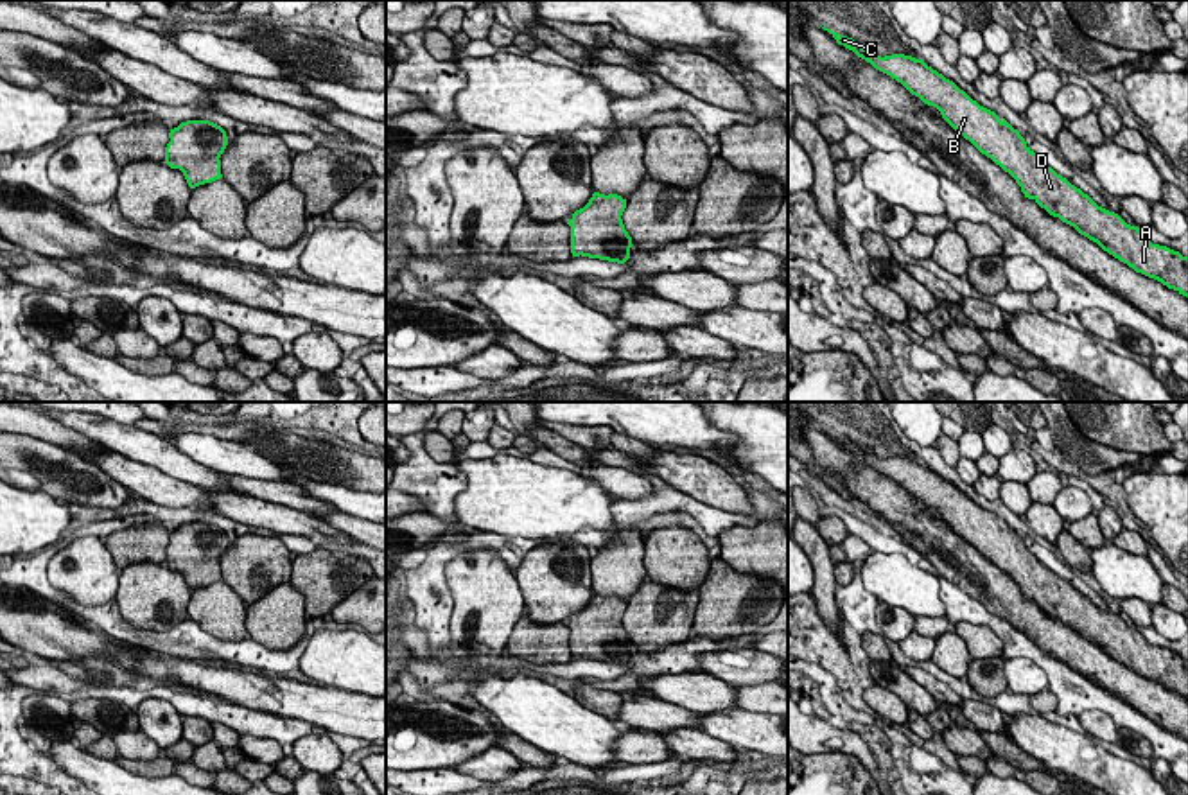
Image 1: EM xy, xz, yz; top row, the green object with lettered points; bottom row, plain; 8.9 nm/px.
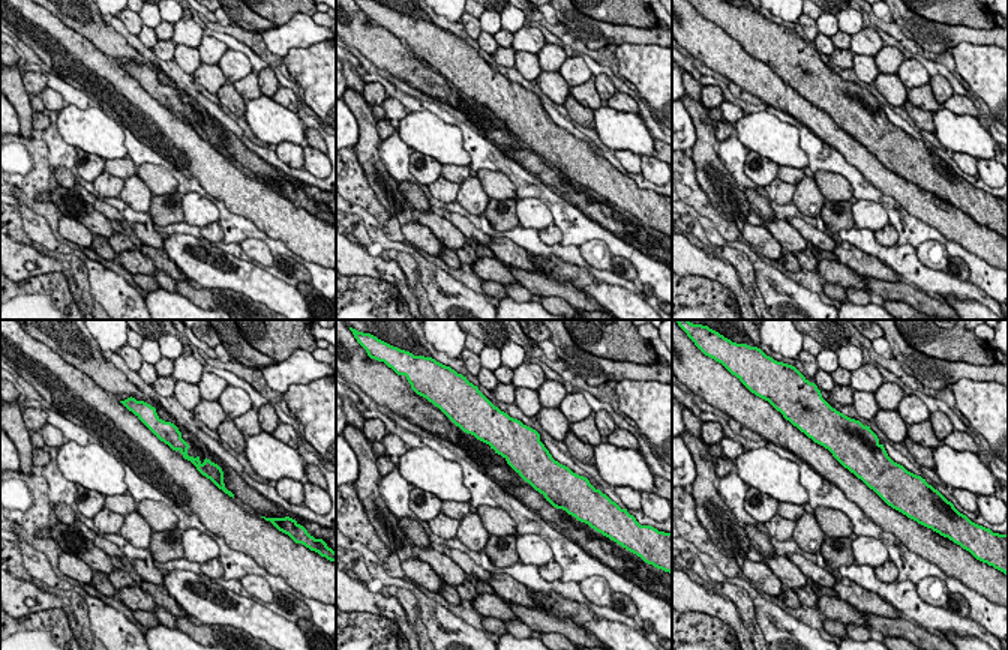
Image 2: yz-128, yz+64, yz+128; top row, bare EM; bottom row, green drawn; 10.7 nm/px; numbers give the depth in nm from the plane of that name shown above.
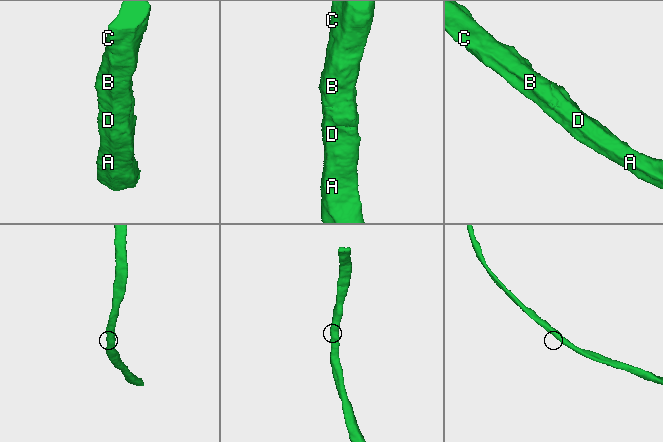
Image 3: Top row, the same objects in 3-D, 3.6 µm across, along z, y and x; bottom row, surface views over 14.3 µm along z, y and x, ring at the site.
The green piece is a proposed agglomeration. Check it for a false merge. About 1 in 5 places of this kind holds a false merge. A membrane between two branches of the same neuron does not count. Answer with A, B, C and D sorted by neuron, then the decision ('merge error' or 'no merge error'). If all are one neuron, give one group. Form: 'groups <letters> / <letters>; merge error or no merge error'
groups A B C D; no merge error

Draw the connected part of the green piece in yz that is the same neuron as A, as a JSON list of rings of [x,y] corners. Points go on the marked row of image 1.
[[[822,29],[838,45],[901,83],[924,104],[937,108],[960,136],[1016,179],[1025,197],[1034,199],[1050,215],[1073,226],[1136,273],[1188,298],[1188,257],[1166,246],[1152,244],[1138,226],[1131,226],[1118,214],[1098,206],[1088,194],[1041,162],[1019,131],[1005,118],[1001,120],[994,111],[980,106],[922,59],[904,54],[881,57],[852,38]]]

